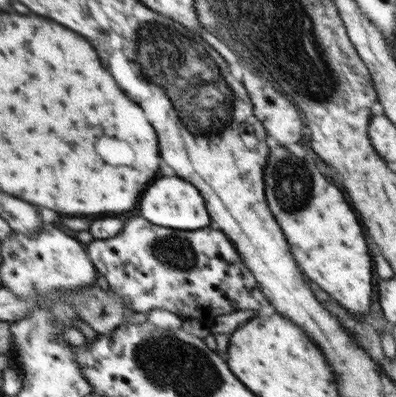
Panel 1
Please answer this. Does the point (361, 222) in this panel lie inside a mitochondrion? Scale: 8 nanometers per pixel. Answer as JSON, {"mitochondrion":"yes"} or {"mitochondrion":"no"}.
{"mitochondrion":"no"}

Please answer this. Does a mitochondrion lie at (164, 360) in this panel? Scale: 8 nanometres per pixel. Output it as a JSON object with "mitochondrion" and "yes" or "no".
{"mitochondrion":"yes"}

